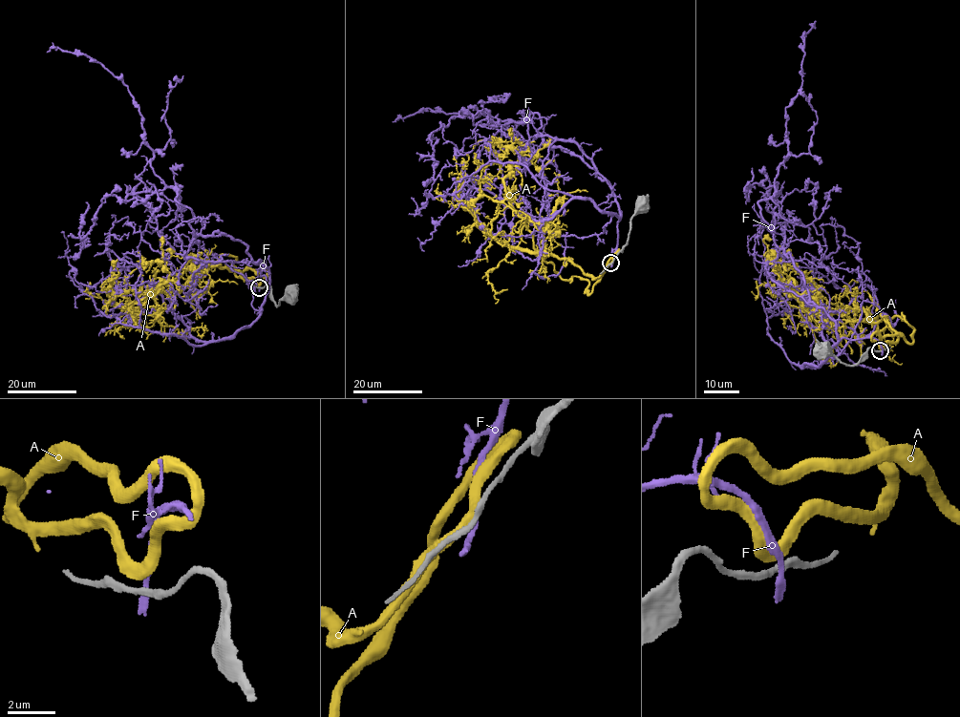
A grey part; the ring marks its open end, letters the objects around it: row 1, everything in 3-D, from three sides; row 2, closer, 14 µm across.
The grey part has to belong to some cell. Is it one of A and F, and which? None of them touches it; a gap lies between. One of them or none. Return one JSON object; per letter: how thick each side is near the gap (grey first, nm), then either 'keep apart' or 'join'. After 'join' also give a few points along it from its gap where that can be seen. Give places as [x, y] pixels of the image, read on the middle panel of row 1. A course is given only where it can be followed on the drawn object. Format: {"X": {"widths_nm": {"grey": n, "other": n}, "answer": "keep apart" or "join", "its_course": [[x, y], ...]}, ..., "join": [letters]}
{"A": {"widths_nm": {"grey": 240, "other": 420}, "answer": "join", "its_course": [[610, 263], [594, 278], [507, 246], [477, 224], [473, 204], [487, 196], [550, 221], [551, 234]]}, "F": {"widths_nm": {"grey": 240, "other": 360}, "answer": "keep apart"}, "join": ["A"]}

